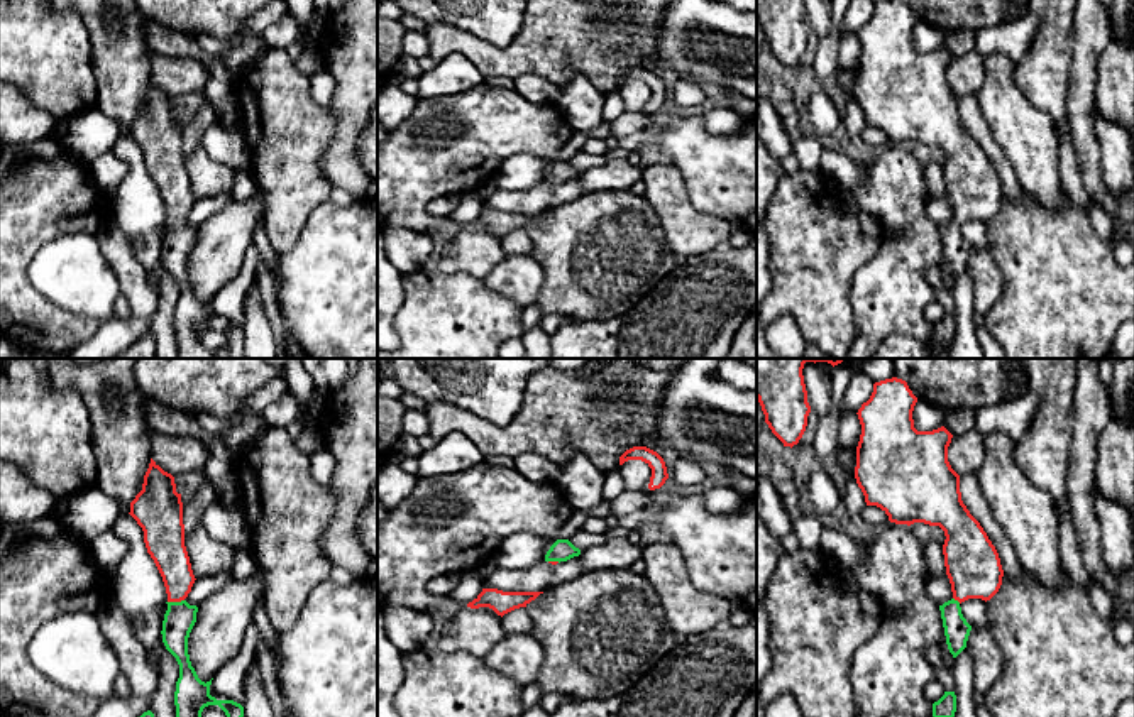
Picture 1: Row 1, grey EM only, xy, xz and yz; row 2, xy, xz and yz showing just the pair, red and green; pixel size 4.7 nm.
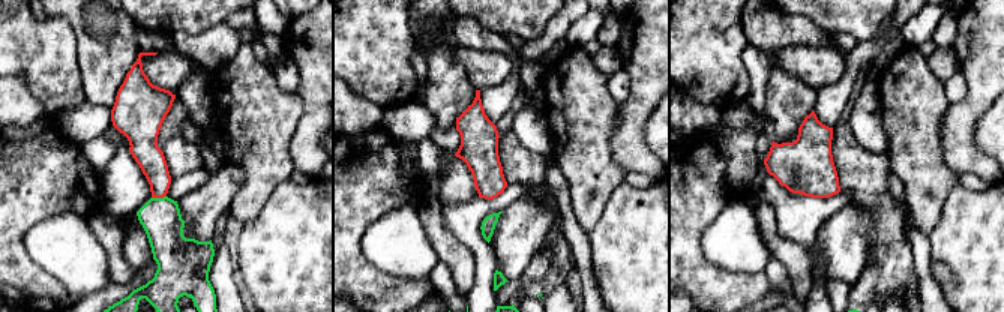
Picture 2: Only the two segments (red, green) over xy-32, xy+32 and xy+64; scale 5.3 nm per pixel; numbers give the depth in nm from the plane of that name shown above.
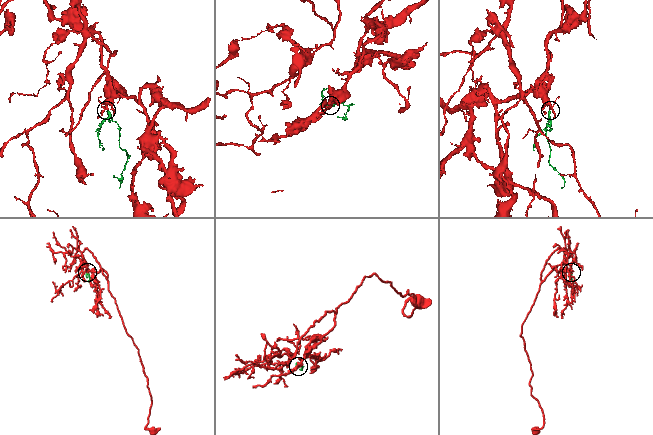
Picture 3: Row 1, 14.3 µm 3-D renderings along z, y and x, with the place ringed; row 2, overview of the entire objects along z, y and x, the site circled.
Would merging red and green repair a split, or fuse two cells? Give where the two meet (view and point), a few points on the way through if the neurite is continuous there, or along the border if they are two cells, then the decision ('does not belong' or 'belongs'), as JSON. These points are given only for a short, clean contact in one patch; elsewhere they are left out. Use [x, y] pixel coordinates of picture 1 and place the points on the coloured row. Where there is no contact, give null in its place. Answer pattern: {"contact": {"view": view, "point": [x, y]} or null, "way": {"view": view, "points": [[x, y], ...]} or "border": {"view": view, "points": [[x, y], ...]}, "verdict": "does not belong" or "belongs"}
{"contact": {"view": "xy", "point": [175, 601]}, "way": {"view": "xy", "points": [[168, 550], [175, 567], [175, 601], [180, 618]]}, "verdict": "belongs"}

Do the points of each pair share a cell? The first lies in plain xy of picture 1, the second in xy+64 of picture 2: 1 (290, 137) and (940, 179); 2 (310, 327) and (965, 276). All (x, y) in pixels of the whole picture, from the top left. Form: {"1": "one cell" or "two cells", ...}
{"1": "one cell", "2": "one cell"}

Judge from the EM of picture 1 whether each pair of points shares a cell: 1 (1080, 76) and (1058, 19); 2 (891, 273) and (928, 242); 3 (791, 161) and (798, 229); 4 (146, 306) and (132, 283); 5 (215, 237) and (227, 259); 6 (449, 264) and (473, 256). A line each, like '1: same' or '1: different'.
1: different
2: same
3: different
4: same
5: same
6: same

